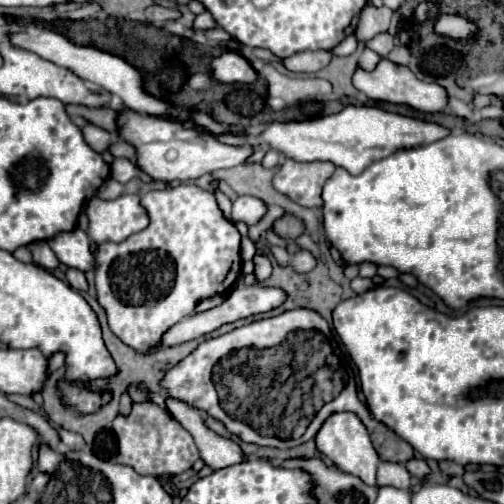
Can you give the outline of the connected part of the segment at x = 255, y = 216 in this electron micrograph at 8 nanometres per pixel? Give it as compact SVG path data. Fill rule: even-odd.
M240 196L234 204L232 204L232 212L230 216L236 222L244 222L248 226L260 222L260 218L266 214L266 204L262 200L256 200L254 196Z

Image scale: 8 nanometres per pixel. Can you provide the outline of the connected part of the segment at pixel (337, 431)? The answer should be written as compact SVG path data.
M352 412L332 414L324 422L320 432L316 434L316 446L322 454L326 454L344 472L358 476L368 486L376 486L376 468L380 464L380 458L376 456L376 450L372 448L368 430L364 428L364 424L360 422L360 418L356 414L352 414Z

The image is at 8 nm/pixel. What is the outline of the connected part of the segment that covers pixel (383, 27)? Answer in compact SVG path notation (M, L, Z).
M366 6L364 12L360 14L360 24L354 32L354 36L358 40L372 40L374 36L388 32L390 26L390 18L392 18L392 10L386 6Z

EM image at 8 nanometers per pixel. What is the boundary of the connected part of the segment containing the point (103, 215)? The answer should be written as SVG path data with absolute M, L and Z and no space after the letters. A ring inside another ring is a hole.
M122 194L116 200L92 198L86 206L88 236L92 242L124 242L128 236L148 226L146 210L134 194Z

